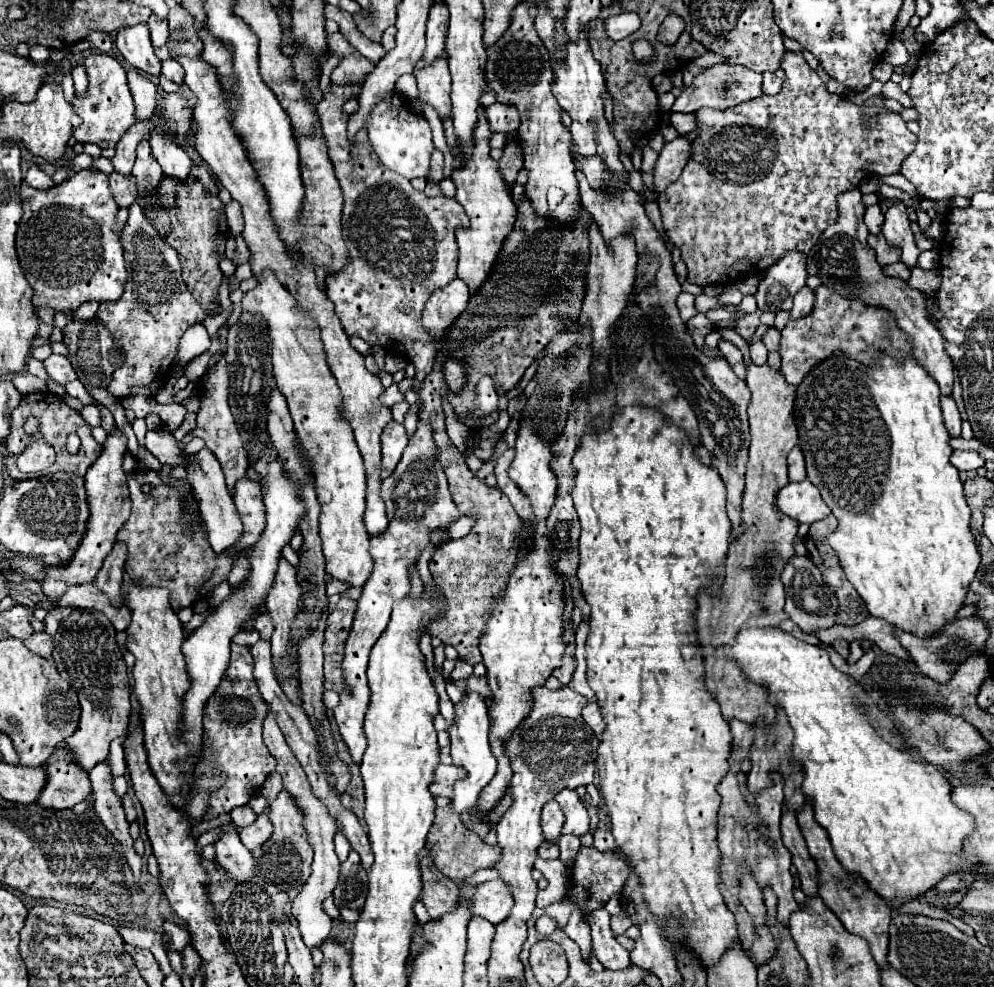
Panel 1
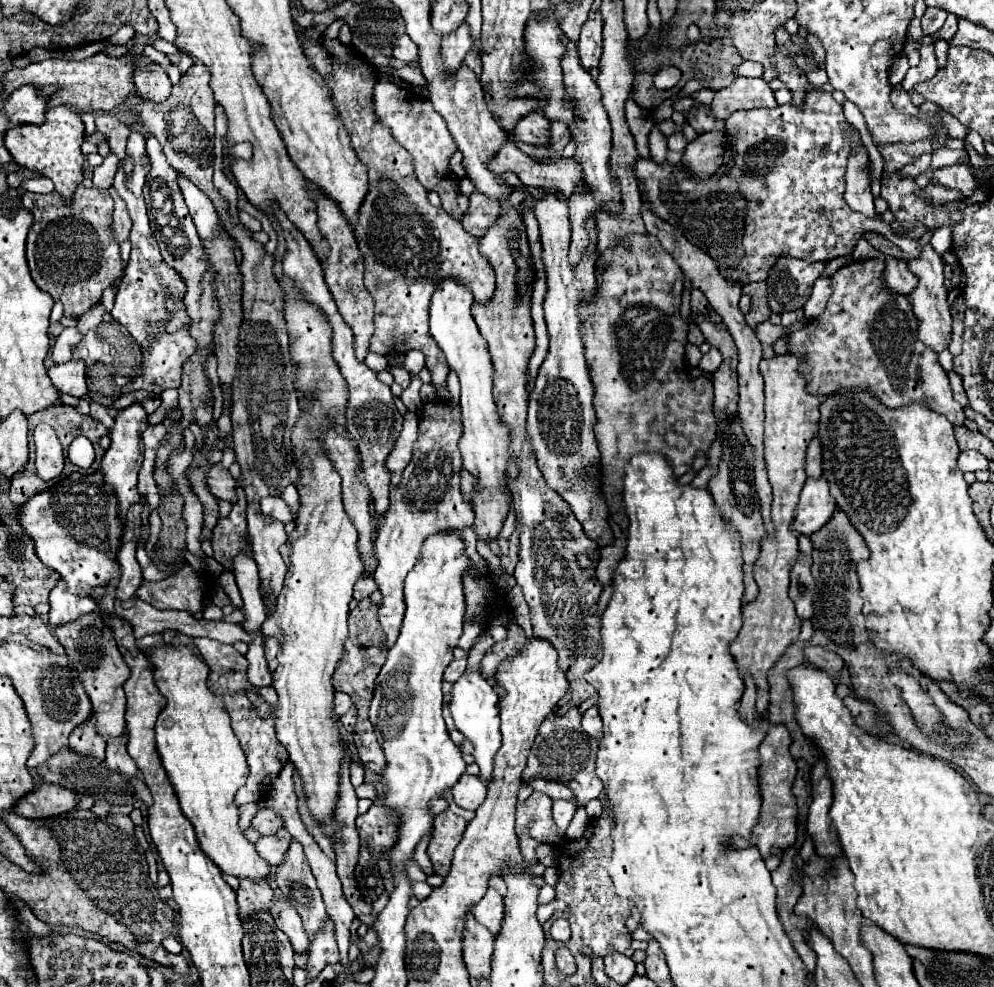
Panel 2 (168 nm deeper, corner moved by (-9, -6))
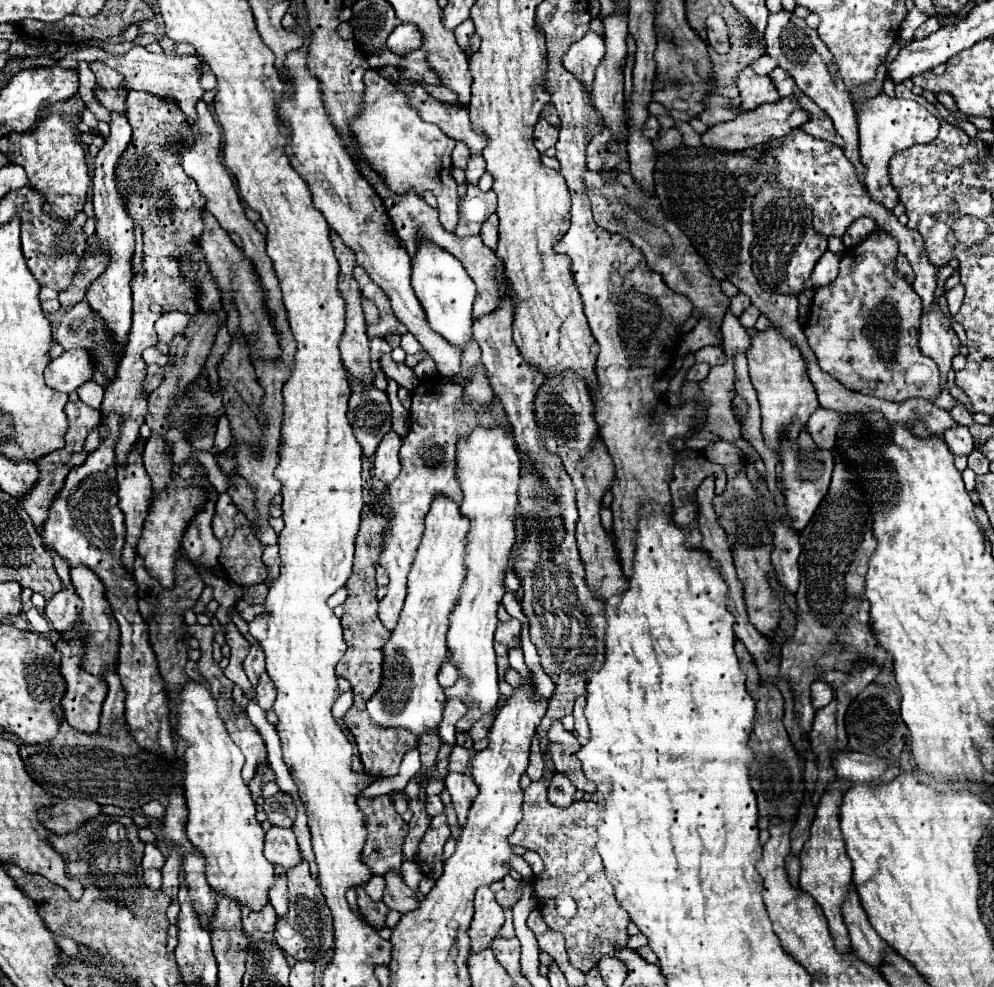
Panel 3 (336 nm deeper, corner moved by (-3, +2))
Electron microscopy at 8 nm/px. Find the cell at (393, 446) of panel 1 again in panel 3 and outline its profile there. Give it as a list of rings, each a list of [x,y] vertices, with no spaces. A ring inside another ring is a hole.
[[[391,431],[391,433],[387,433],[387,435],[381,439],[381,443],[379,443],[377,451],[375,451],[373,475],[375,475],[377,479],[381,479],[383,483],[387,483],[387,485],[389,485],[389,483],[397,477],[397,473],[399,473],[399,457],[397,457],[399,449],[401,449],[401,437],[399,437],[395,431]]]

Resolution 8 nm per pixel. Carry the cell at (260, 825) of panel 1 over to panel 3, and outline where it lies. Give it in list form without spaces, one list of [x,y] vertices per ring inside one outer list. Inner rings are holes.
[[[271,827],[265,835],[265,857],[267,857],[267,861],[283,865],[285,869],[299,865],[301,853],[299,853],[293,831],[281,829],[281,827]]]

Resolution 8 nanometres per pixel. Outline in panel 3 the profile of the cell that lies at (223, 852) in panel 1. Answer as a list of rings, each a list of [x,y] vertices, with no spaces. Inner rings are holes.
[[[267,905],[261,913],[253,913],[247,907],[241,907],[241,913],[243,913],[243,929],[249,937],[253,937],[255,941],[269,941],[275,945],[273,929],[277,923],[277,915],[271,905]]]

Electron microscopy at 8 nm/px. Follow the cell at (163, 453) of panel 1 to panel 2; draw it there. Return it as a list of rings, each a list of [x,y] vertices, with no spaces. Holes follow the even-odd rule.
[[[211,465],[211,469],[207,471],[207,487],[211,489],[213,495],[227,499],[231,503],[235,503],[235,487],[237,481],[231,477],[229,471],[221,469],[221,465]]]

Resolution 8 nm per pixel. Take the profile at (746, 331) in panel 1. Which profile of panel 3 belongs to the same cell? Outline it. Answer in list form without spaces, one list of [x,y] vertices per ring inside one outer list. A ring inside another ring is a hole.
[[[737,293],[733,299],[731,299],[731,311],[733,311],[733,315],[741,315],[747,307],[751,305],[751,301],[749,301],[749,297],[745,295],[745,293]]]

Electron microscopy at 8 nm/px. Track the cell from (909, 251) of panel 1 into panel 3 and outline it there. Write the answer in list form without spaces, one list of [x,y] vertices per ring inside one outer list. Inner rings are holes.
[[[933,305],[931,313],[921,317],[921,333],[919,333],[919,347],[921,353],[931,357],[941,371],[941,389],[947,387],[947,373],[951,371],[951,359],[959,355],[959,339],[955,331],[947,331],[941,325],[945,315],[937,311]]]

